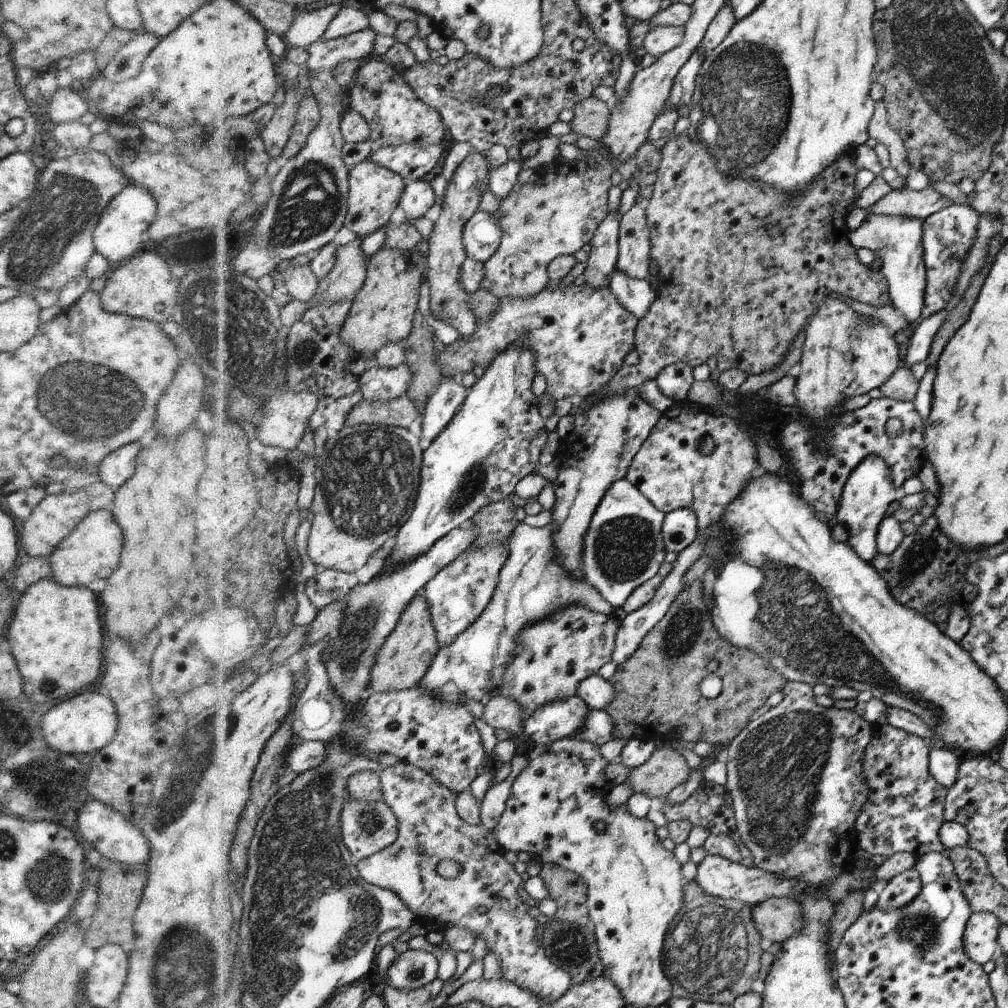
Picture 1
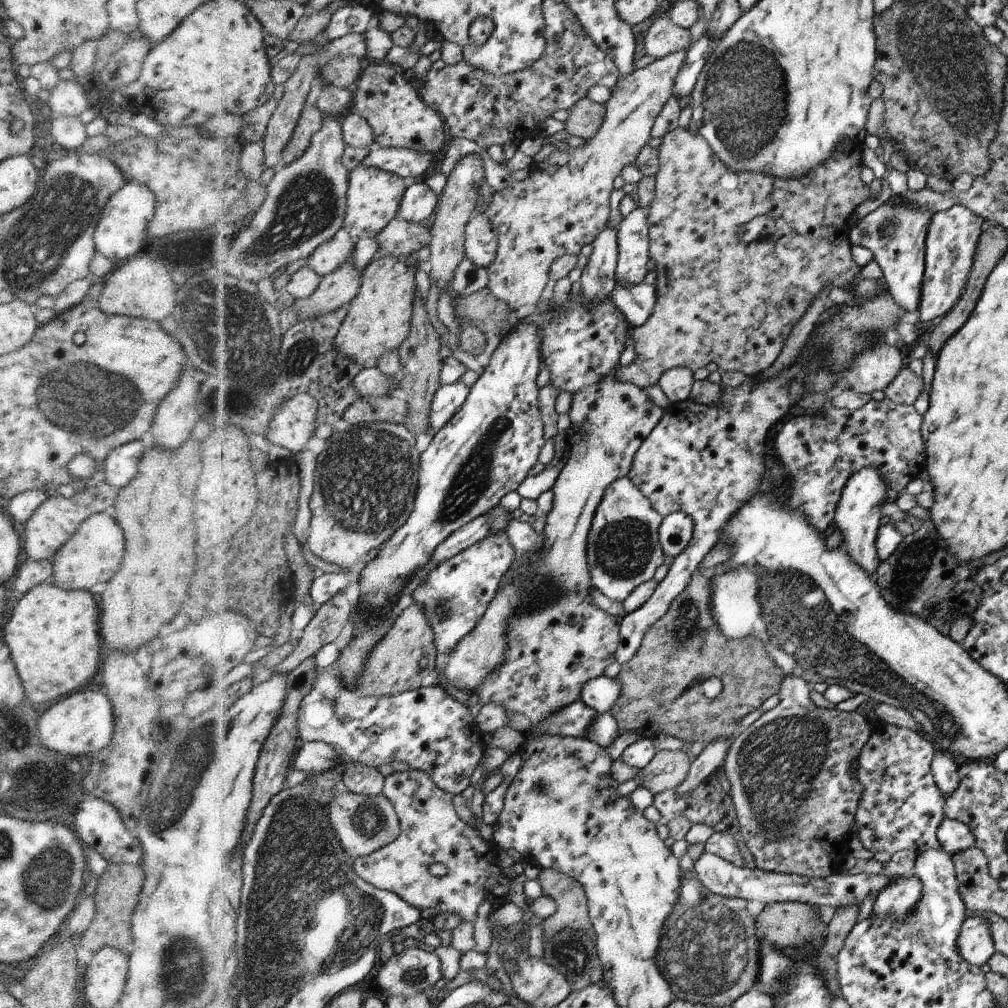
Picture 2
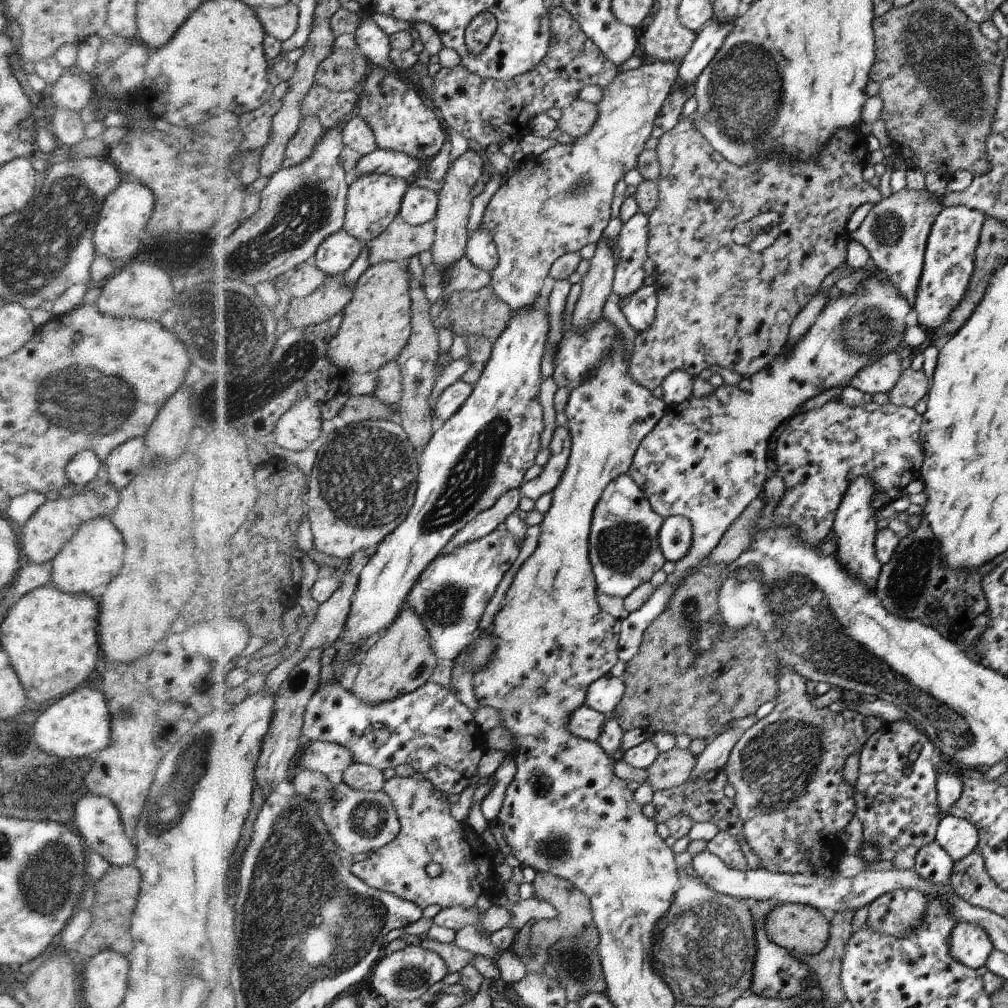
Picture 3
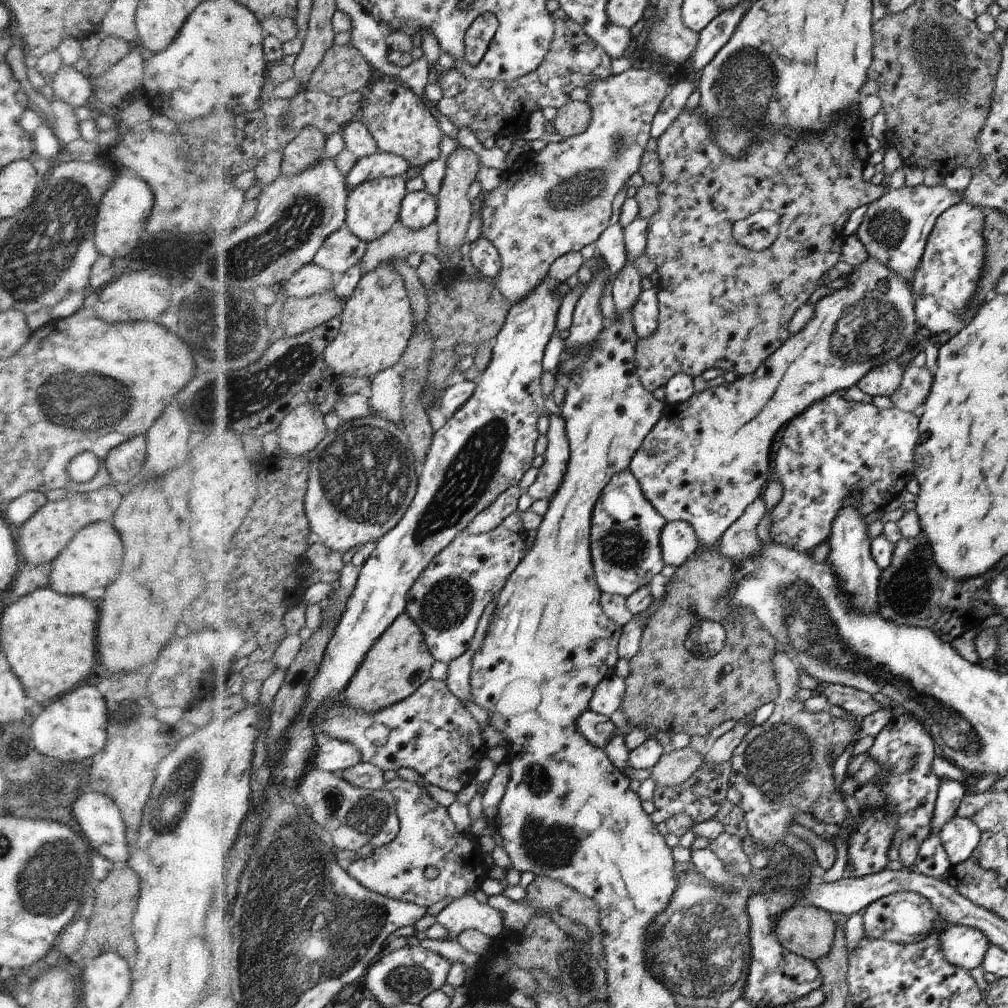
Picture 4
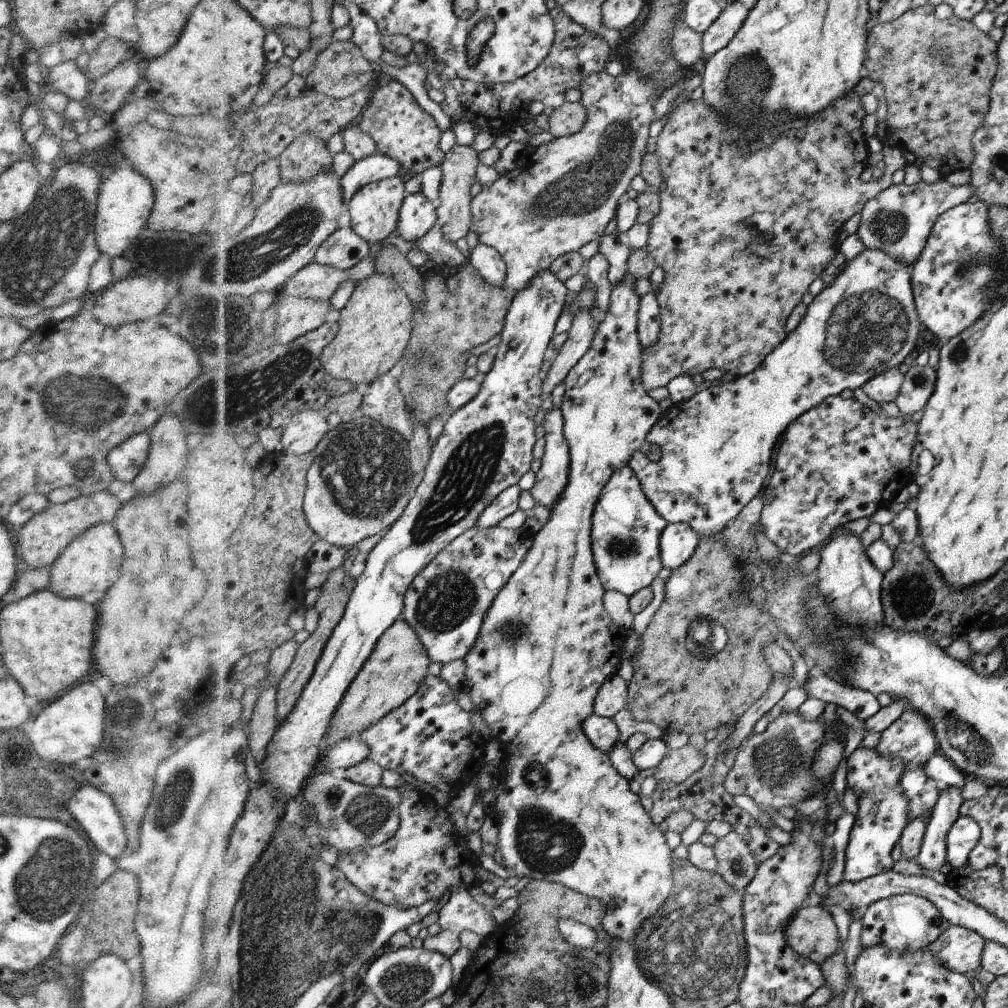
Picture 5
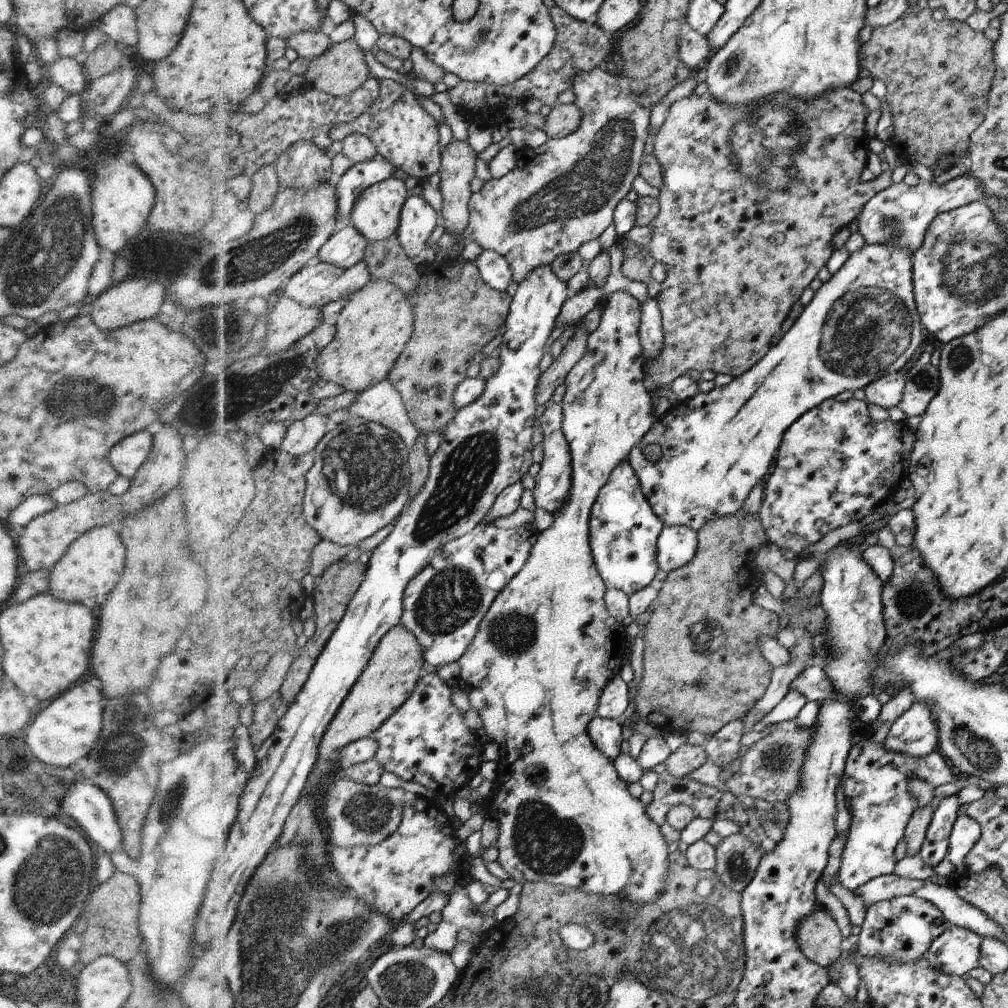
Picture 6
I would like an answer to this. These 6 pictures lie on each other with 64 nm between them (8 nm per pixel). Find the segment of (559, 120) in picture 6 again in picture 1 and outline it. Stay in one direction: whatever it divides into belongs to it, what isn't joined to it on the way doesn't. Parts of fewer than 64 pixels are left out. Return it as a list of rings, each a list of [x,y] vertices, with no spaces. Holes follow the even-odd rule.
[[[594,96],[586,98],[574,106],[574,118],[569,122],[571,130],[581,136],[599,140],[610,124],[611,103],[606,103]]]

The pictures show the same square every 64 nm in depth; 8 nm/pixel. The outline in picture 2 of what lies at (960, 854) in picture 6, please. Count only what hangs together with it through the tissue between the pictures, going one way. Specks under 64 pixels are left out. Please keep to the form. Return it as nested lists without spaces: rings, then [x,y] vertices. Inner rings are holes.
[[[946,819],[939,826],[938,839],[941,848],[950,855],[974,847],[976,839],[968,825],[956,819]]]

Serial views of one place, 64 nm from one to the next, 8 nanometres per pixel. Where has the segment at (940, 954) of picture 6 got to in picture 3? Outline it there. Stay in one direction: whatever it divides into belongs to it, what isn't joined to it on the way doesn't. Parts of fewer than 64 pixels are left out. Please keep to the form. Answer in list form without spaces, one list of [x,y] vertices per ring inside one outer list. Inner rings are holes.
[[[958,923],[951,938],[951,954],[964,966],[979,969],[987,964],[995,949],[982,927],[973,923]]]

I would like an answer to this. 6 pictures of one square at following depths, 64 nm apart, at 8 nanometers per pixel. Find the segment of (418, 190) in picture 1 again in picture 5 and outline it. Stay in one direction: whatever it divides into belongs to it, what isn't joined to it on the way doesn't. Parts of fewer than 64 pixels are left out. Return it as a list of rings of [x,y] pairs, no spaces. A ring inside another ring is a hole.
[[[423,192],[412,195],[408,194],[407,202],[404,202],[399,227],[399,231],[403,238],[410,240],[410,242],[418,242],[418,240],[422,240],[436,224],[439,224],[438,205],[439,203],[430,200]]]

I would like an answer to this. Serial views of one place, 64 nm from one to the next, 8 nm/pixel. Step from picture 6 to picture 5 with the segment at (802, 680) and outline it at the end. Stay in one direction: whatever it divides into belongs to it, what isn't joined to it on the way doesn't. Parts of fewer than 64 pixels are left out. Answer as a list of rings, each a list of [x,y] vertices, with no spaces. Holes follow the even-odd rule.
[[[818,666],[808,672],[808,681],[803,688],[809,698],[822,700],[829,706],[843,707],[860,721],[868,720],[878,710],[876,695],[832,680]]]

